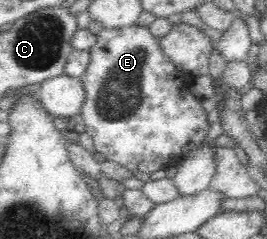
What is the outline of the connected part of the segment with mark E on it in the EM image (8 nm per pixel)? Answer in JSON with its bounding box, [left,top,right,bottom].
[79,27,213,173]

